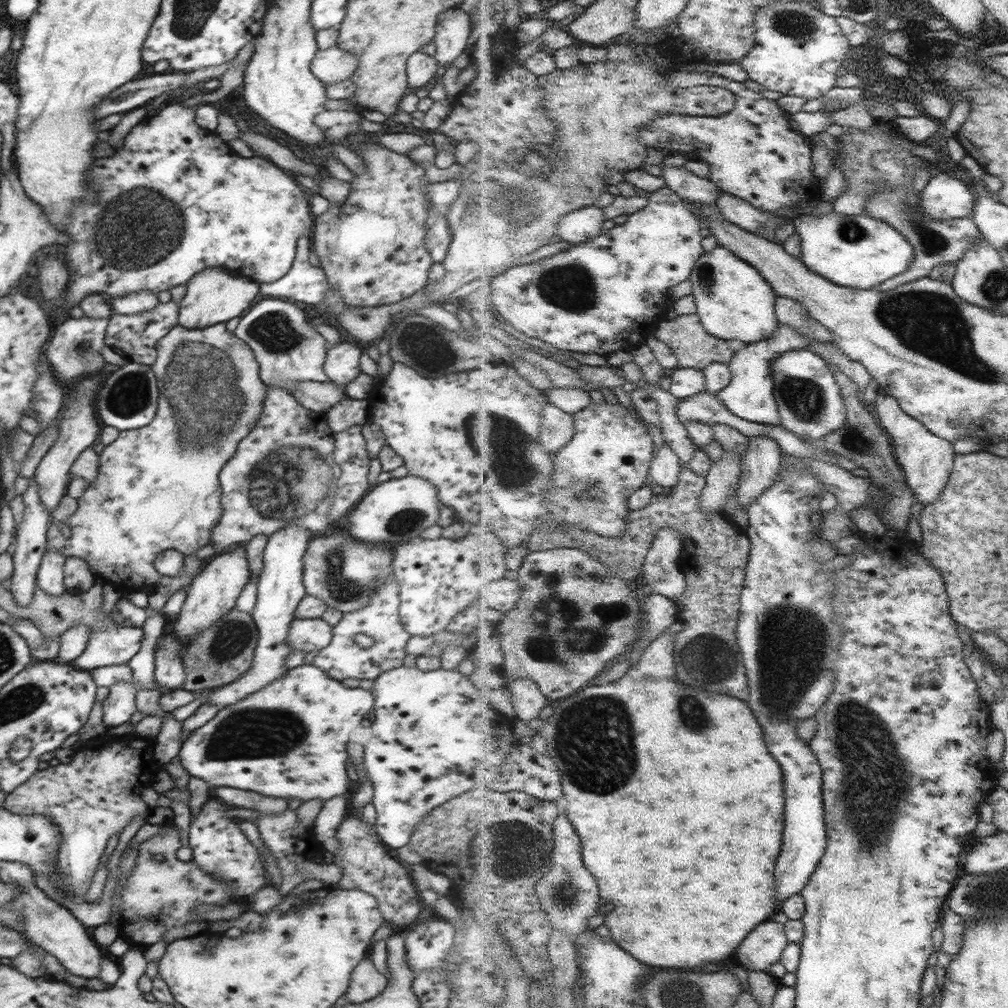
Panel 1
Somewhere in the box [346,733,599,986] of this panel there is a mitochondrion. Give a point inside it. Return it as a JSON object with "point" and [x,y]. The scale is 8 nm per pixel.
{"point":[516,849]}

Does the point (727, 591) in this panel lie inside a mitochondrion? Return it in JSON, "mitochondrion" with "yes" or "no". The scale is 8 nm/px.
{"mitochondrion":"no"}

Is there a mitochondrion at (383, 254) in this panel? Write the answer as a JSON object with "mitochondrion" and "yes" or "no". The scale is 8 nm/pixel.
{"mitochondrion":"no"}

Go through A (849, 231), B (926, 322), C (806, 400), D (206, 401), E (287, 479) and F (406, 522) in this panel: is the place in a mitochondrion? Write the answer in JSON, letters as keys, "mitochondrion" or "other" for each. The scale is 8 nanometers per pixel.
{"A":"mitochondrion","B":"mitochondrion","C":"mitochondrion","D":"mitochondrion","E":"mitochondrion","F":"mitochondrion"}

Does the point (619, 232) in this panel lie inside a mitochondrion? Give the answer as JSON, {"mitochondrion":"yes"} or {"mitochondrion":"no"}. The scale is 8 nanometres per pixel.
{"mitochondrion":"no"}

